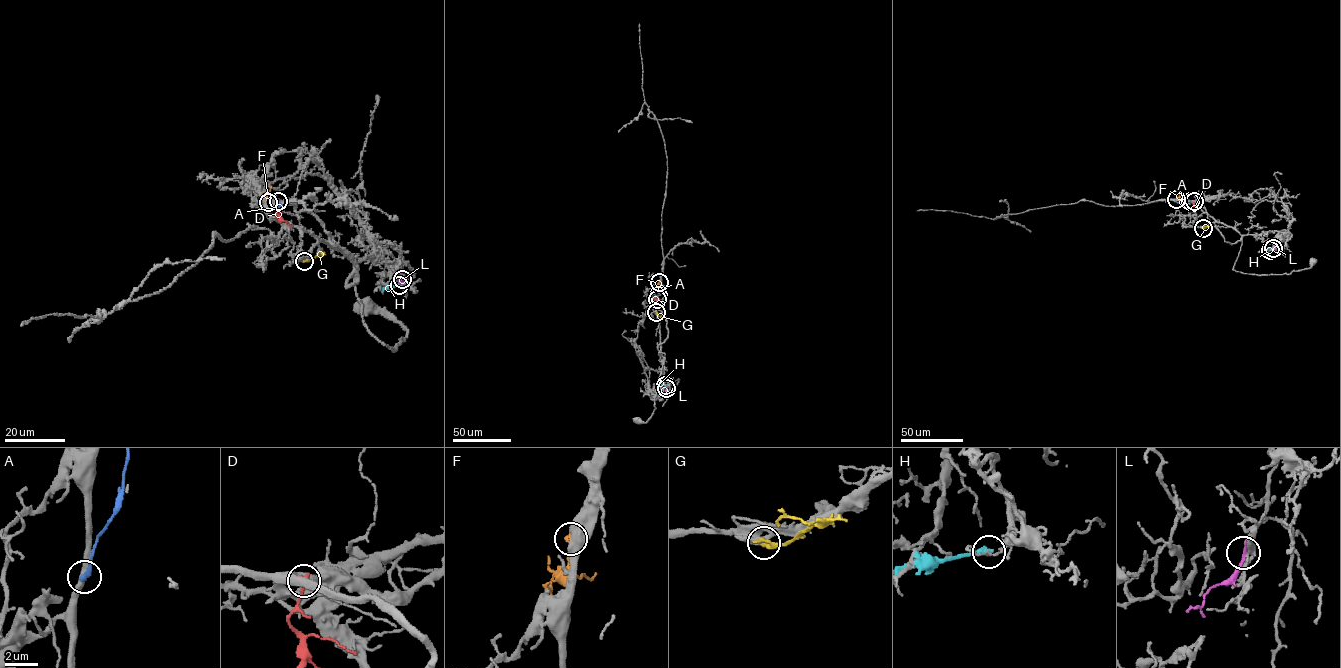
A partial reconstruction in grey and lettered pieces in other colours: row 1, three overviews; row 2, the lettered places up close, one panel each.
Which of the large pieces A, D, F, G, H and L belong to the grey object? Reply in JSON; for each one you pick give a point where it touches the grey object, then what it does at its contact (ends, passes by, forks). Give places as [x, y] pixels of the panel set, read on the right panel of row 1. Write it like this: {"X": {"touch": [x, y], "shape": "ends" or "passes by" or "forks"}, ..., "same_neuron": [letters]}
{"G": {"touch": [1203, 228], "shape": "ends"}, "same_neuron": ["G"]}

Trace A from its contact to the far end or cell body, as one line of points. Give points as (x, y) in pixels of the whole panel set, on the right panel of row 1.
A: (1190, 201), (1175, 201)

